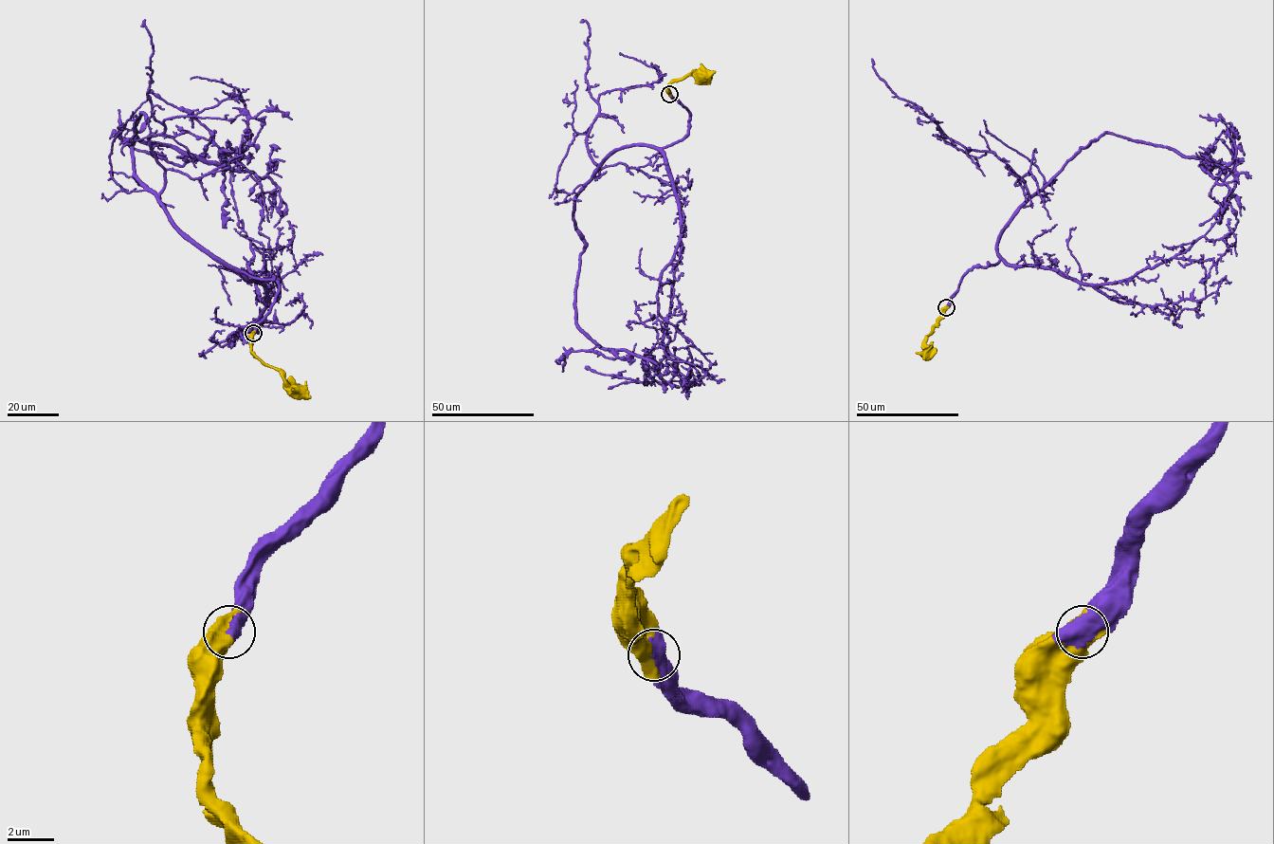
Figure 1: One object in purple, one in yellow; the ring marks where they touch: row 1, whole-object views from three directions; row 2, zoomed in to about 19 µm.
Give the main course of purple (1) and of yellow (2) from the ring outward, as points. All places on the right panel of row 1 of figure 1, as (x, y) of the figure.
1: (946, 307), (969, 269), (999, 260), (1014, 214), (1105, 133), (1197, 157), (1217, 177), (1235, 130), (1199, 115)
2: (946, 307), (944, 316), (925, 340), (927, 353)

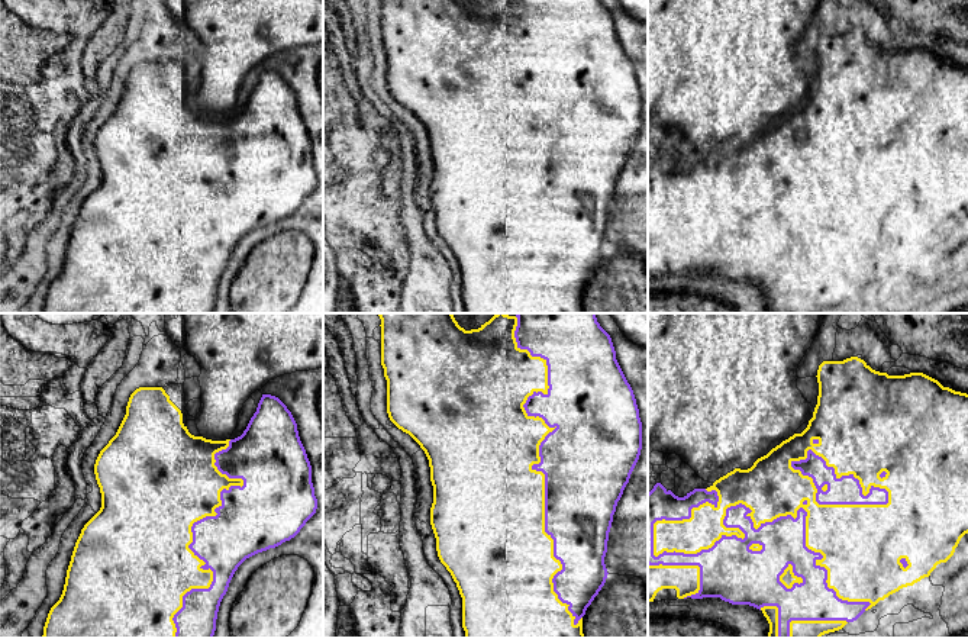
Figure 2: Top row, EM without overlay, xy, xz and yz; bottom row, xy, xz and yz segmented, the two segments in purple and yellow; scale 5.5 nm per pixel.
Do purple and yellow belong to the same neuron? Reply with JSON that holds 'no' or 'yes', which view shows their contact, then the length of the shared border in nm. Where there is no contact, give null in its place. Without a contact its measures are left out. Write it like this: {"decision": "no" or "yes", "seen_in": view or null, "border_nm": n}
{"decision": "yes", "seen_in": "yz", "border_nm": 1300}

